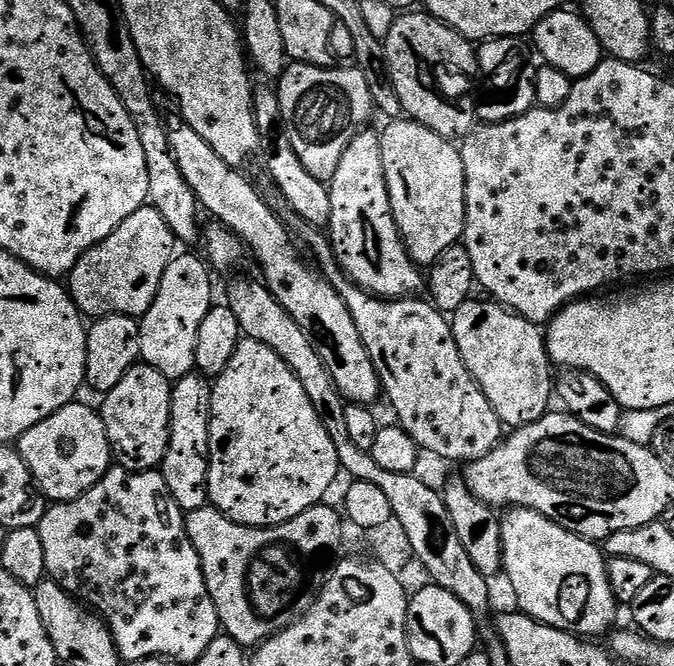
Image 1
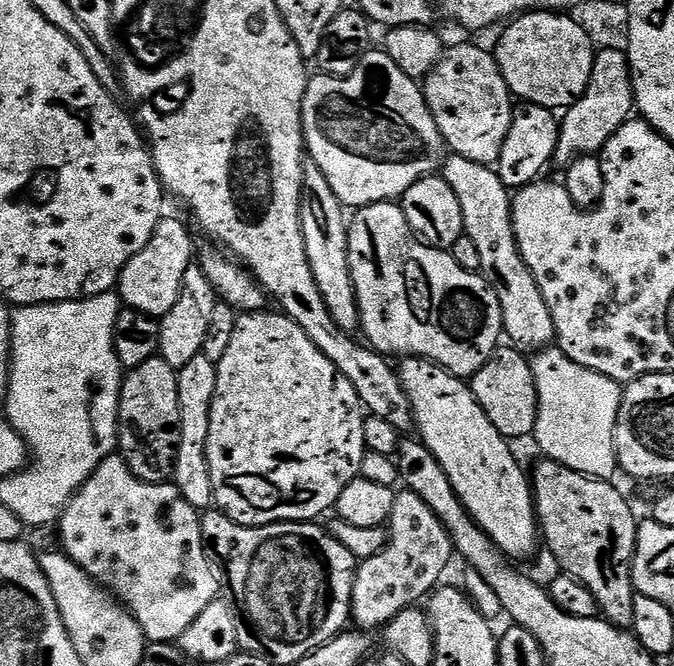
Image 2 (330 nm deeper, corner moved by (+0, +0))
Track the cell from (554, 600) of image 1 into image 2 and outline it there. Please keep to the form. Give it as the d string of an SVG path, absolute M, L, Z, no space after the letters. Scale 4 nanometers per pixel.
M404 358L399 361L398 371L402 386L410 398L414 428L417 433L420 431L419 439L430 450L430 454L438 458L442 470L446 470L450 486L454 486L458 498L475 518L476 525L496 543L505 557L521 562L527 556L534 555L536 543L541 543L542 533L538 527L536 501L532 494L529 473L520 469L520 464L512 453L513 445L496 429L494 422L490 422L486 410L482 410L471 387L461 377L438 367L431 360Z

